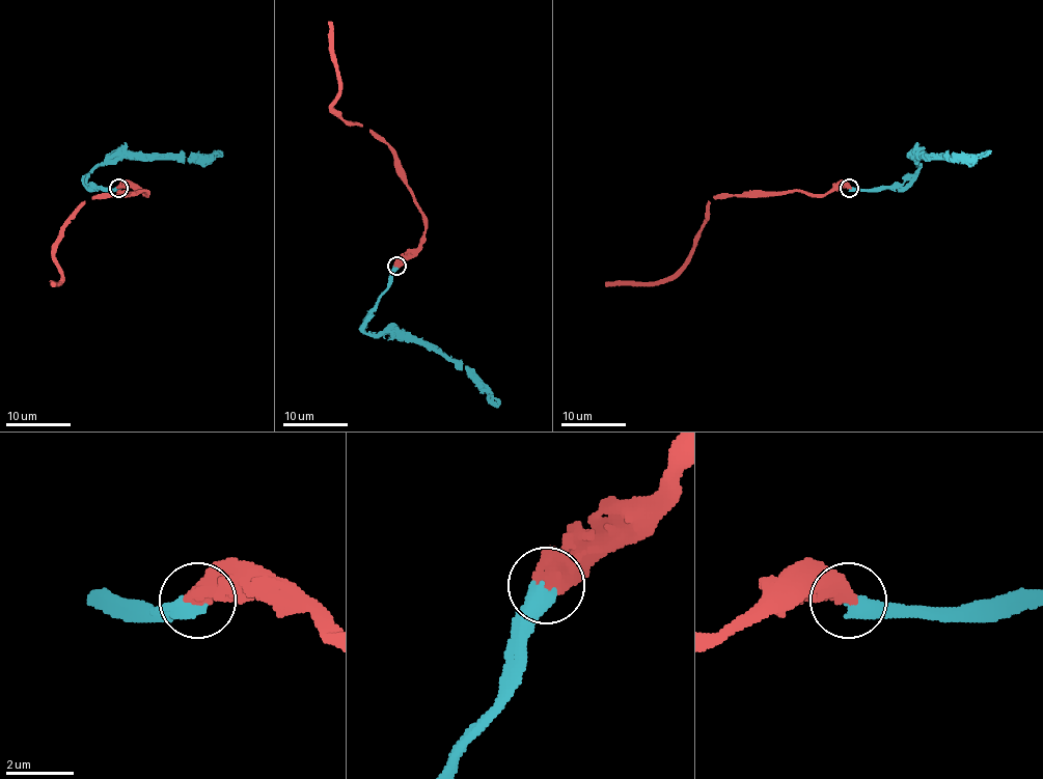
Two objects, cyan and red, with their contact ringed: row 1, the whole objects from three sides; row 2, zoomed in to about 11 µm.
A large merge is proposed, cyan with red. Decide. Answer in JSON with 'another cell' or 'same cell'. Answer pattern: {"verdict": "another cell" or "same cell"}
{"verdict": "same cell"}

